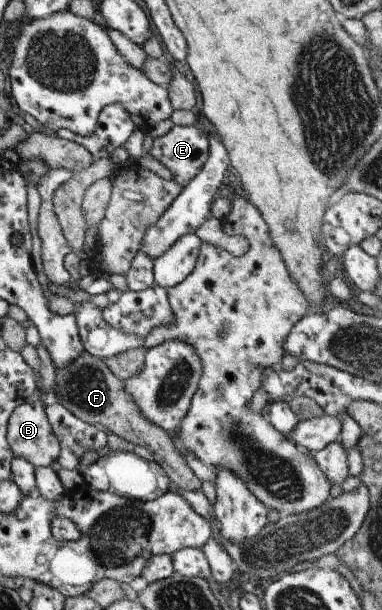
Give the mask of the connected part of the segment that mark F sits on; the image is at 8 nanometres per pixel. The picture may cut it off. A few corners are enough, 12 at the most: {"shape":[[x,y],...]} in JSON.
{"shape":[[86,351],[56,369],[74,416],[150,450],[182,491],[201,480],[123,381]]}

